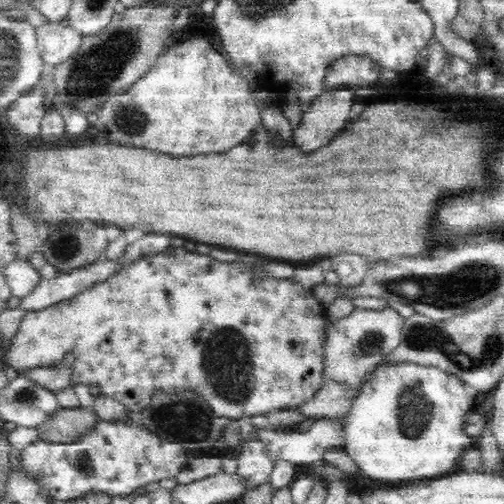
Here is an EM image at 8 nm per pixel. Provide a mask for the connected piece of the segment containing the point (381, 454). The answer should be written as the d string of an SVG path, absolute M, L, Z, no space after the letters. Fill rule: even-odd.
M402 364L388 370L378 370L372 385L356 398L346 428L343 451L347 452L362 469L365 478L380 487L400 487L416 480L426 480L444 472L457 457L458 444L466 442L460 424L464 410L470 410L472 392L456 376L445 376L435 367Z

